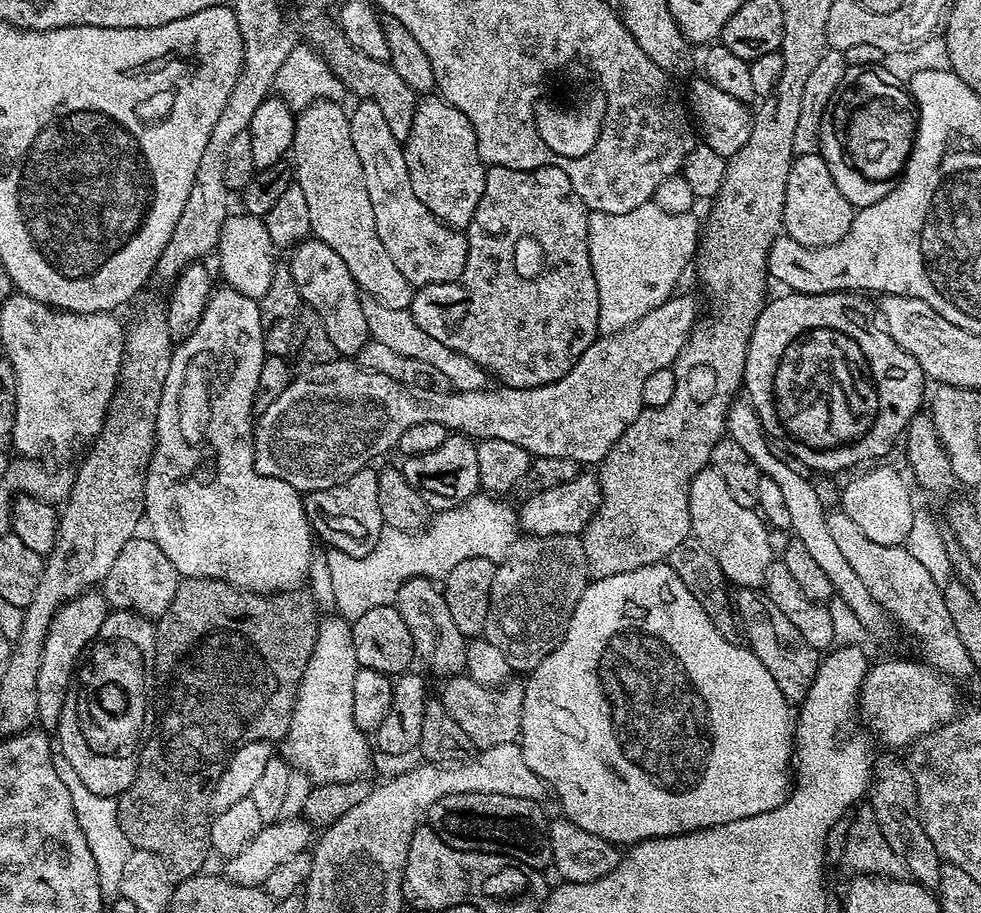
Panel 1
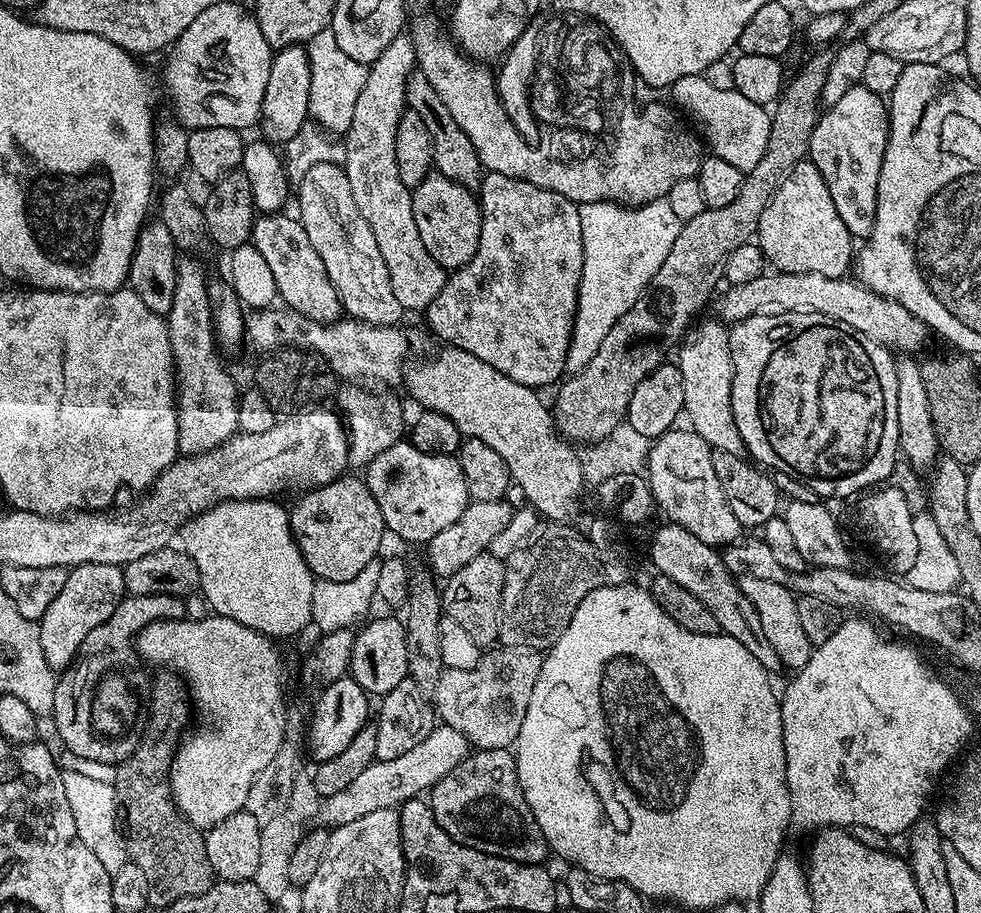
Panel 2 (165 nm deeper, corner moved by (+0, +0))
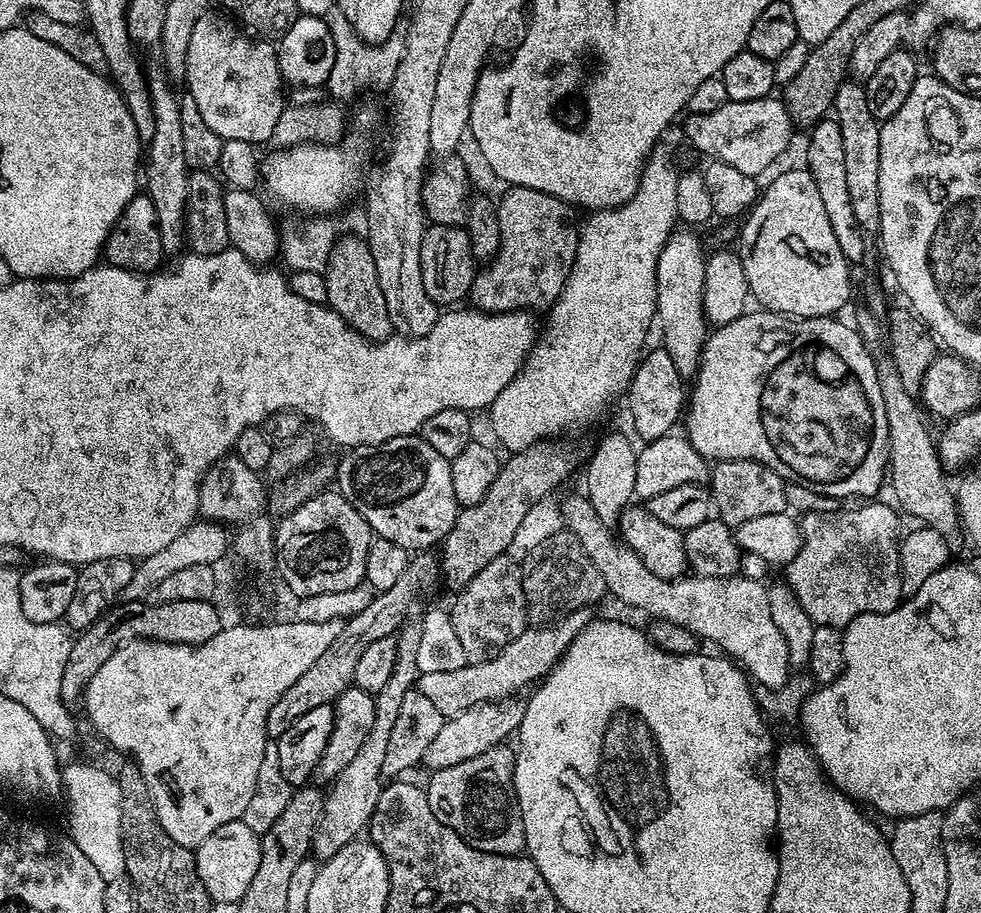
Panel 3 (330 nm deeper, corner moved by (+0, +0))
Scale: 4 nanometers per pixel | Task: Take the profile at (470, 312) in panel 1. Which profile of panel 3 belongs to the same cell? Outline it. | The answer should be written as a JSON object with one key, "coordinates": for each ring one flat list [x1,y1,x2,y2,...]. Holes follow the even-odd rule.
{"coordinates":[[515,186,507,191,496,204,498,230,502,230,498,254,477,271,471,303,482,312,551,309,576,264,580,241,578,220,572,217,573,209,569,205,550,194]]}

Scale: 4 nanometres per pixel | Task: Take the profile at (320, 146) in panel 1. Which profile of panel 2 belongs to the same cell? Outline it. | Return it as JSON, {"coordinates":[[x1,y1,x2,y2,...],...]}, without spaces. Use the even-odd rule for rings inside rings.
{"coordinates":[[339,163,314,165,298,181,300,188,300,212,298,219,310,237,310,243,326,266,334,290,344,303,344,312,353,320,374,326,399,325,400,315,406,309,394,298,394,286,390,286,390,274,386,262,382,262,382,250,370,230,370,222,362,218,354,194,350,190,350,178,346,178]]}

